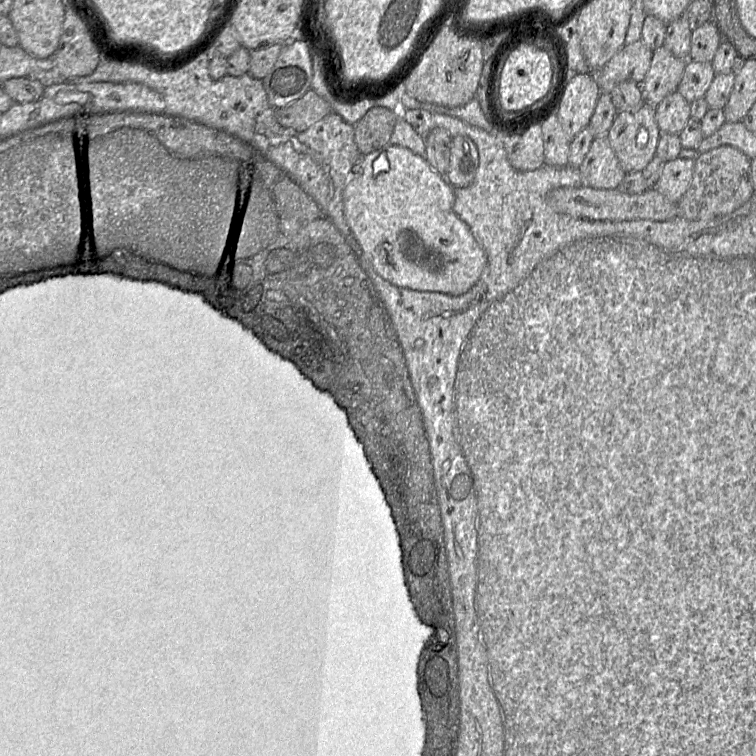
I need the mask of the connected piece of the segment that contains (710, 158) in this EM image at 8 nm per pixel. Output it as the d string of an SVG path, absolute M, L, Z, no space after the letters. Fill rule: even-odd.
M722 145L708 152L698 153L691 184L678 202L677 216L688 220L705 220L736 212L755 194L751 183L751 160L730 145Z

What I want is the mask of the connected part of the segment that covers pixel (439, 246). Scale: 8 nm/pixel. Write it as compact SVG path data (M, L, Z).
M386 144L384 147L368 154L360 155L353 165L350 177L343 192L345 219L358 240L365 256L374 266L375 271L390 283L418 291L434 291L451 296L459 296L469 291L480 278L487 265L484 249L473 236L468 225L461 220L453 210L455 202L454 187L440 173L436 172L427 162L425 156L414 154L406 147Z

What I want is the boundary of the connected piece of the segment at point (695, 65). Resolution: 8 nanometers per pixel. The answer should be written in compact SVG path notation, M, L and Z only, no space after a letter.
M688 60L677 91L691 103L705 97L714 77L711 63Z

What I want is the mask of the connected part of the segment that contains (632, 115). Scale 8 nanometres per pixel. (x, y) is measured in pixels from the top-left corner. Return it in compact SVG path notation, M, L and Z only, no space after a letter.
M644 103L637 111L617 112L614 122L608 131L608 140L626 172L643 171L655 156L661 131L655 119L655 106Z

